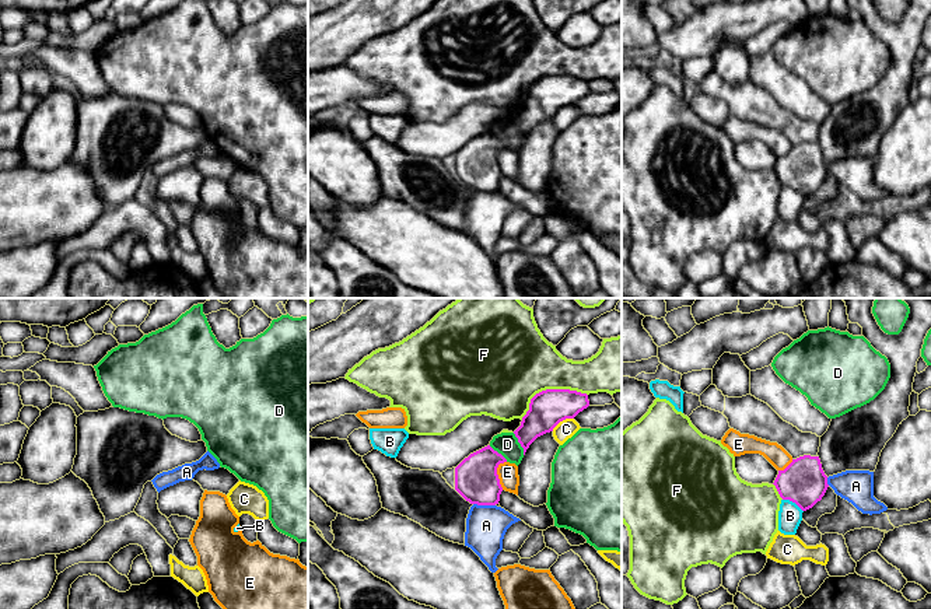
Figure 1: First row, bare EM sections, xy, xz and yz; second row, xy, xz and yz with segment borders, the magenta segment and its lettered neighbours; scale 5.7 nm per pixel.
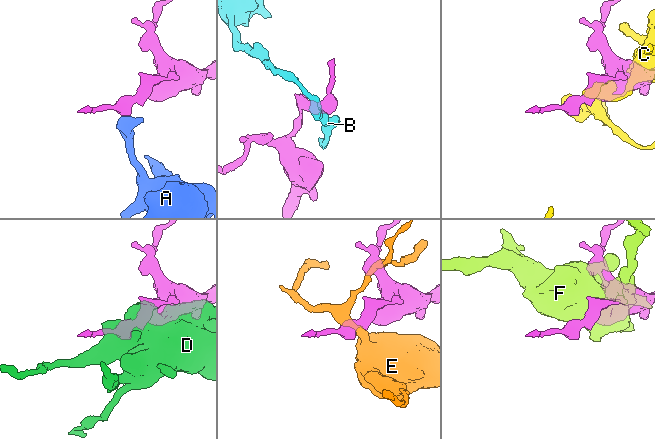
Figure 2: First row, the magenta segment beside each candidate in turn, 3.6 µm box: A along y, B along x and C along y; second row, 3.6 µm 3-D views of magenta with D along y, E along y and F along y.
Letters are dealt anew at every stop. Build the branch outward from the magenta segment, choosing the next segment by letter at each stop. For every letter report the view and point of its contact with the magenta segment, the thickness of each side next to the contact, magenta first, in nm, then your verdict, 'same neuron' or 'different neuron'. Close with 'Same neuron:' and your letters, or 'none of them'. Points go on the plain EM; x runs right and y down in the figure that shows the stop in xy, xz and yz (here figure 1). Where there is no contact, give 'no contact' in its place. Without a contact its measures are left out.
A: contact xz (485, 191); calibres 240 and 240 nm; different neuron
B: contact yz (793, 188); calibres 260 and 140 nm; different neuron
C: contact xz (562, 107); calibres 200 and 110 nm; different neuron
D: contact xz (520, 129); calibres 200 and 130 nm; different neuron
E: contact xz (496, 160); calibres 240 and 120 nm; different neuron
F: contact xz (549, 76); calibres 200 and 440 nm; different neuron
Same neuron: none of them

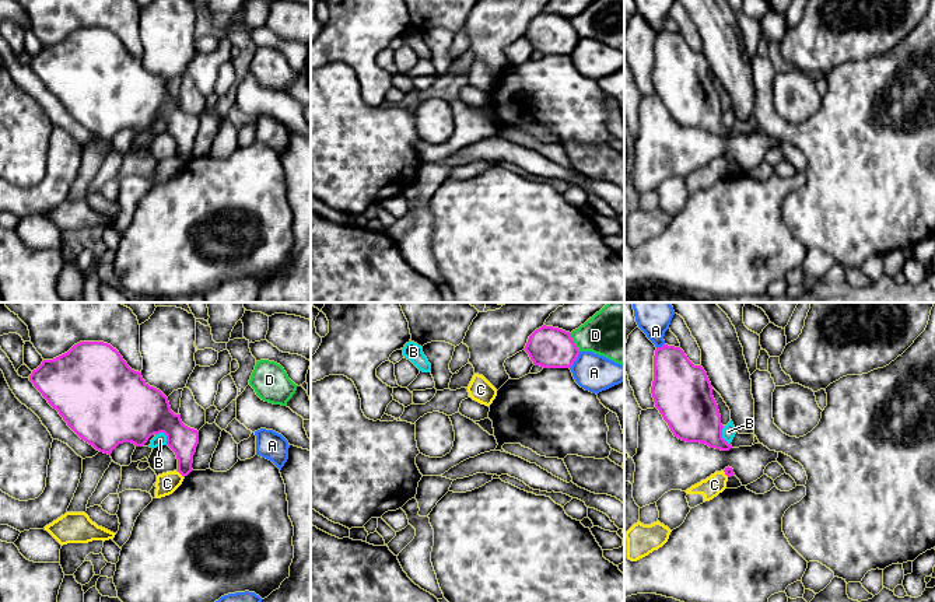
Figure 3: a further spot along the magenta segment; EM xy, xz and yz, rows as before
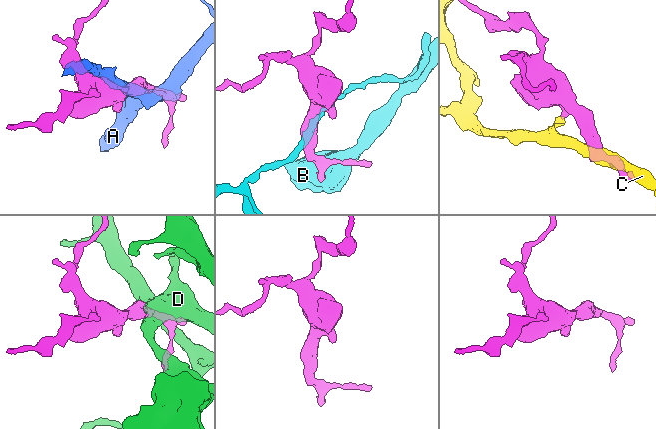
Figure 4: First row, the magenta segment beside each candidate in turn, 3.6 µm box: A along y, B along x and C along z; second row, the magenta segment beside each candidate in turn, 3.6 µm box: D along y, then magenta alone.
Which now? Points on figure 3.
A: contact xz (575, 45); calibres 240 and 220 nm; different neuron
B: contact xy (165, 121); calibres 360 and 70 nm; different neuron
C: contact xy (181, 160); calibres 170 and 120 nm; different neuron
D: contact xz (573, 28); calibres 240 and 260 nm; different neuron
Same neuron: none of them

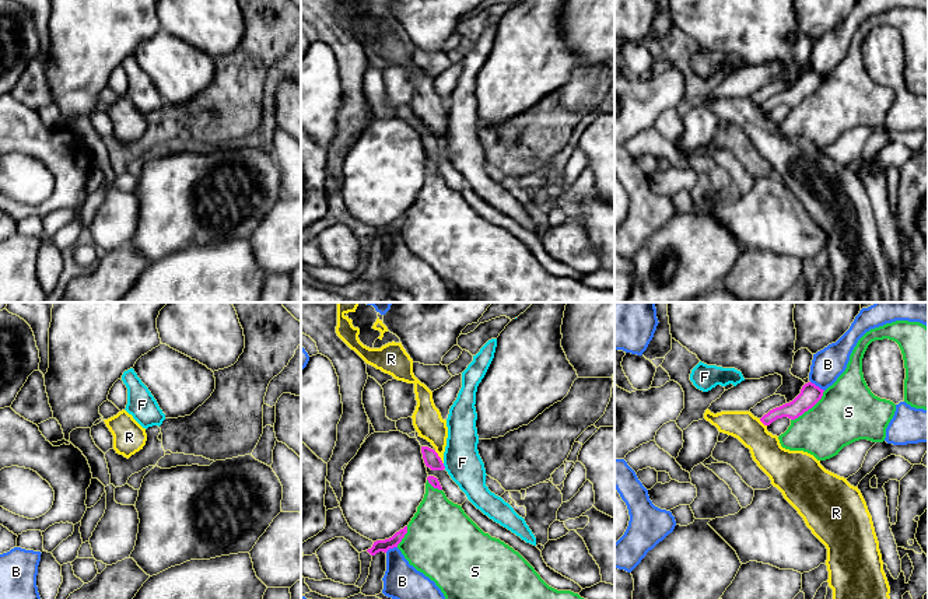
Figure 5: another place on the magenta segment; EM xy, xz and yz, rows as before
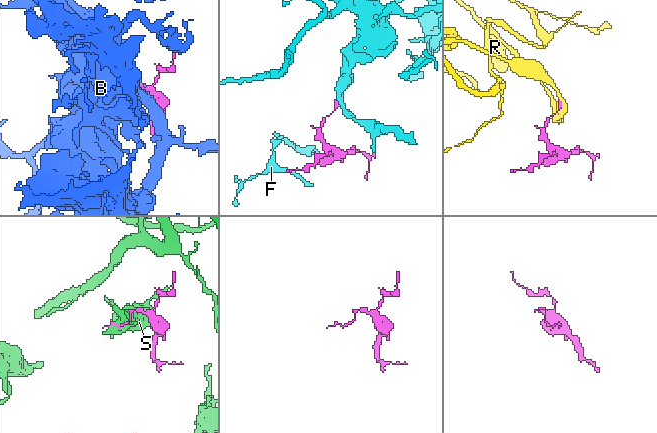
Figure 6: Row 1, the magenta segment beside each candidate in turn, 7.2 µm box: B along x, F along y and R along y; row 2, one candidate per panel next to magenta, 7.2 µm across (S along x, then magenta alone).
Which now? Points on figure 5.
B: contact yz (818, 73); calibres 120 and 190 nm; different neuron
F: contact xz (444, 153); calibres 90 and 200 nm; different neuron
R: contact xz (440, 144); calibres 90 and 170 nm; different neuron
S: contact yz (809, 94); calibres 120 and 340 nm; different neuron
Same neuron: none of them

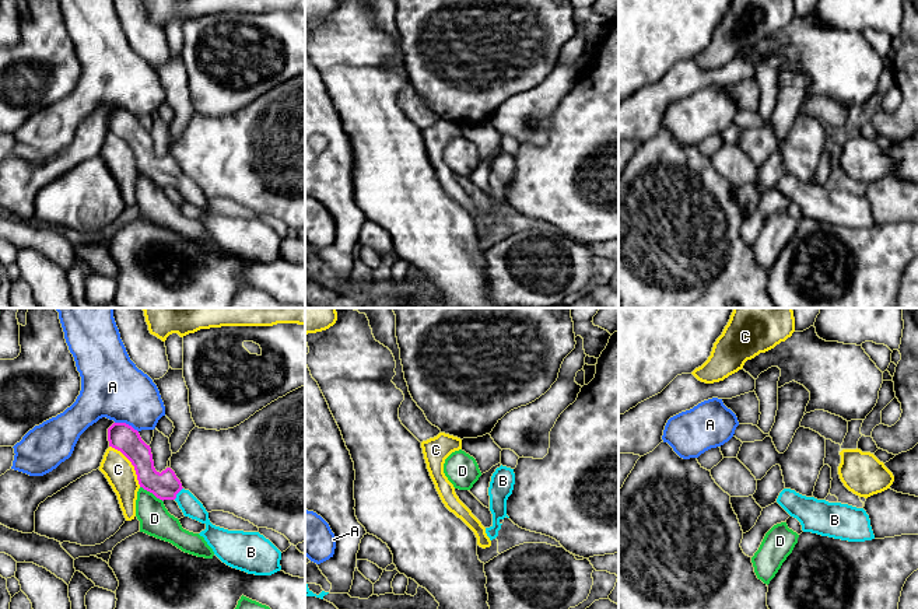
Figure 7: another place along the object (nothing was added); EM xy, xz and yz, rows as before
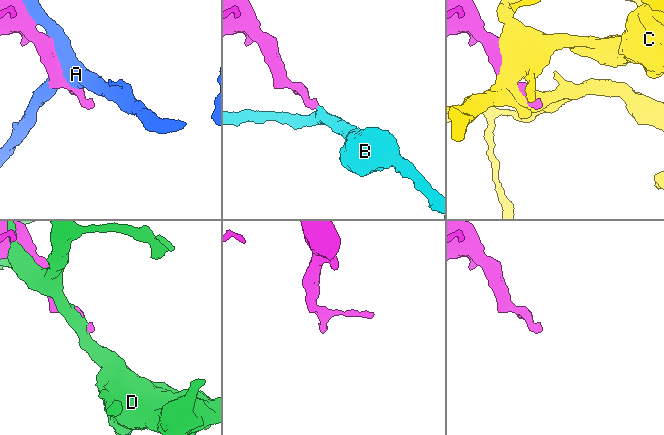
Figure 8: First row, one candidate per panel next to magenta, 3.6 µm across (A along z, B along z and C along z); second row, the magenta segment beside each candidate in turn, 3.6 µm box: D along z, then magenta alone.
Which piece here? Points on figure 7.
A: contact xy (126, 111); calibres 160 and 360 nm; different neuron
B: contact xy (178, 178); calibres 160 and 120 nm; same neuron
C: contact xy (132, 150); calibres 160 and 170 nm; different neuron
D: contact xy (151, 178); calibres 160 and 180 nm; different neuron
Same neuron: B

